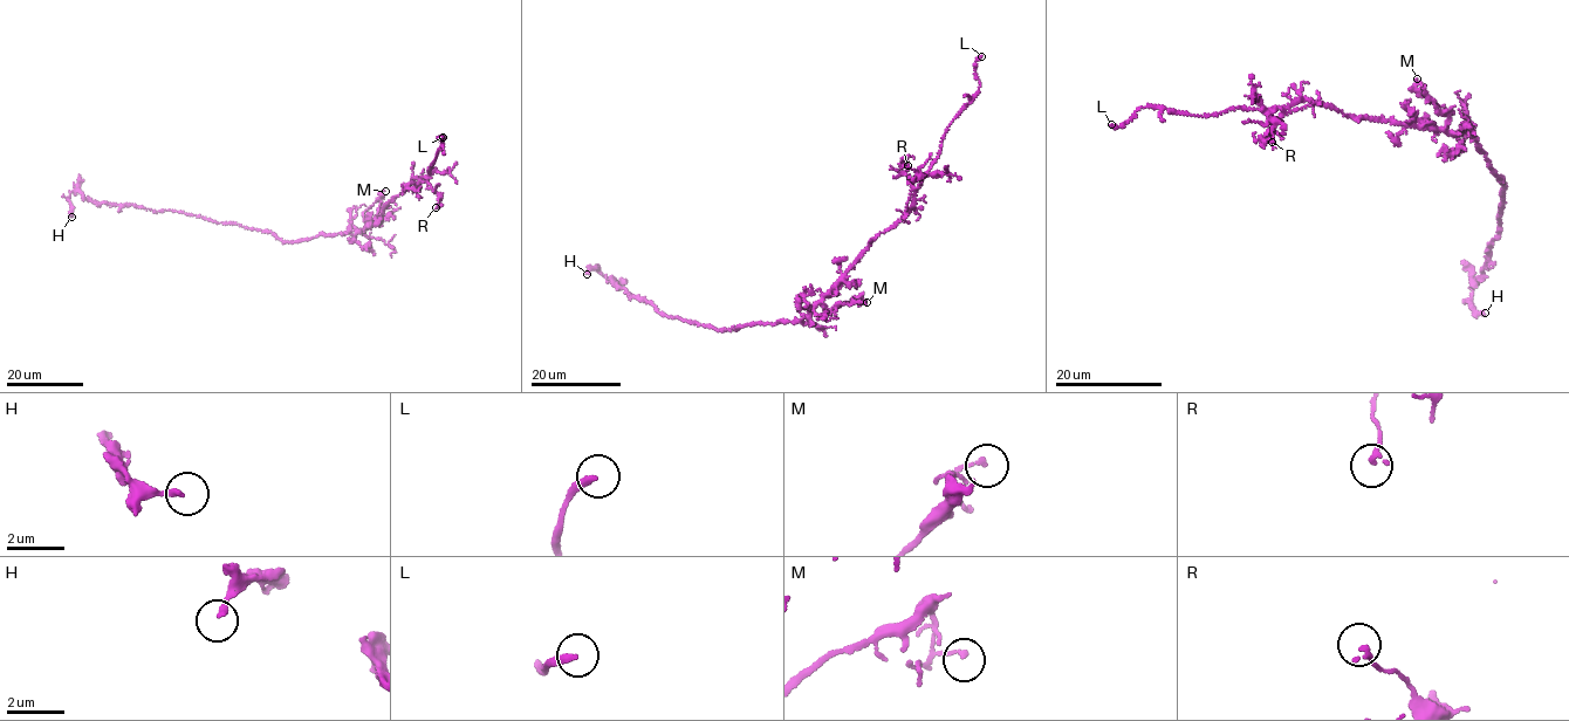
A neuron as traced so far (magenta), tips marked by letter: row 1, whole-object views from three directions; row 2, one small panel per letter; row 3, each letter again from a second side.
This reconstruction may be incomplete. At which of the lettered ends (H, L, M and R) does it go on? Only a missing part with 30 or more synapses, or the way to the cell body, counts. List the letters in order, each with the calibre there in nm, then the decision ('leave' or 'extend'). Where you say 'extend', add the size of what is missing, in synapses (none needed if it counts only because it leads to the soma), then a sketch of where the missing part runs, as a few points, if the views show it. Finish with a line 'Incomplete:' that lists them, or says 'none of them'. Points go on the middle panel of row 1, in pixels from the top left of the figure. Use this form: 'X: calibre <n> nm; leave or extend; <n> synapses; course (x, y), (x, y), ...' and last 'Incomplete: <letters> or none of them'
H: calibre 170 nm; leave
L: calibre 260 nm; extend; course (981, 56), (999, 53), (1008, 63), (1034, 70), (1030, 73)
M: calibre 140 nm; leave
R: calibre 170 nm; leave
Incomplete: L

